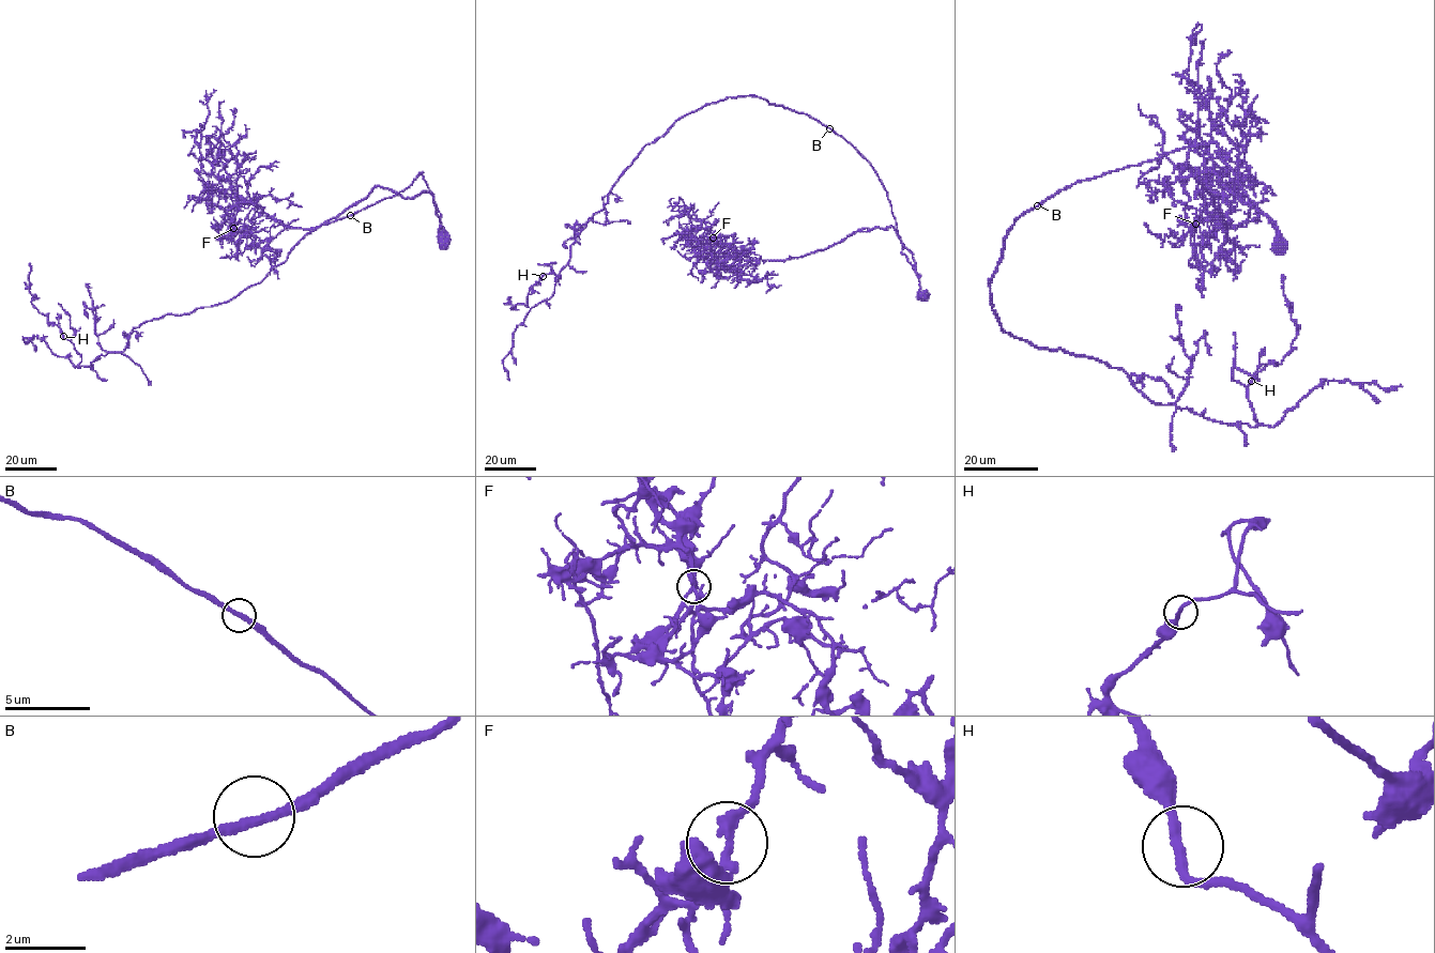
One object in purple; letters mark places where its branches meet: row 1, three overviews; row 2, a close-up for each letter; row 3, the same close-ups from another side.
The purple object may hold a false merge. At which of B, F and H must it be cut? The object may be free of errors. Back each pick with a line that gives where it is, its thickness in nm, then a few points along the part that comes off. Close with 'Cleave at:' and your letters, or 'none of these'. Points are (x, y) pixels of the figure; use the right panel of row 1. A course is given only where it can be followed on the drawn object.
Cleave at: none of these

